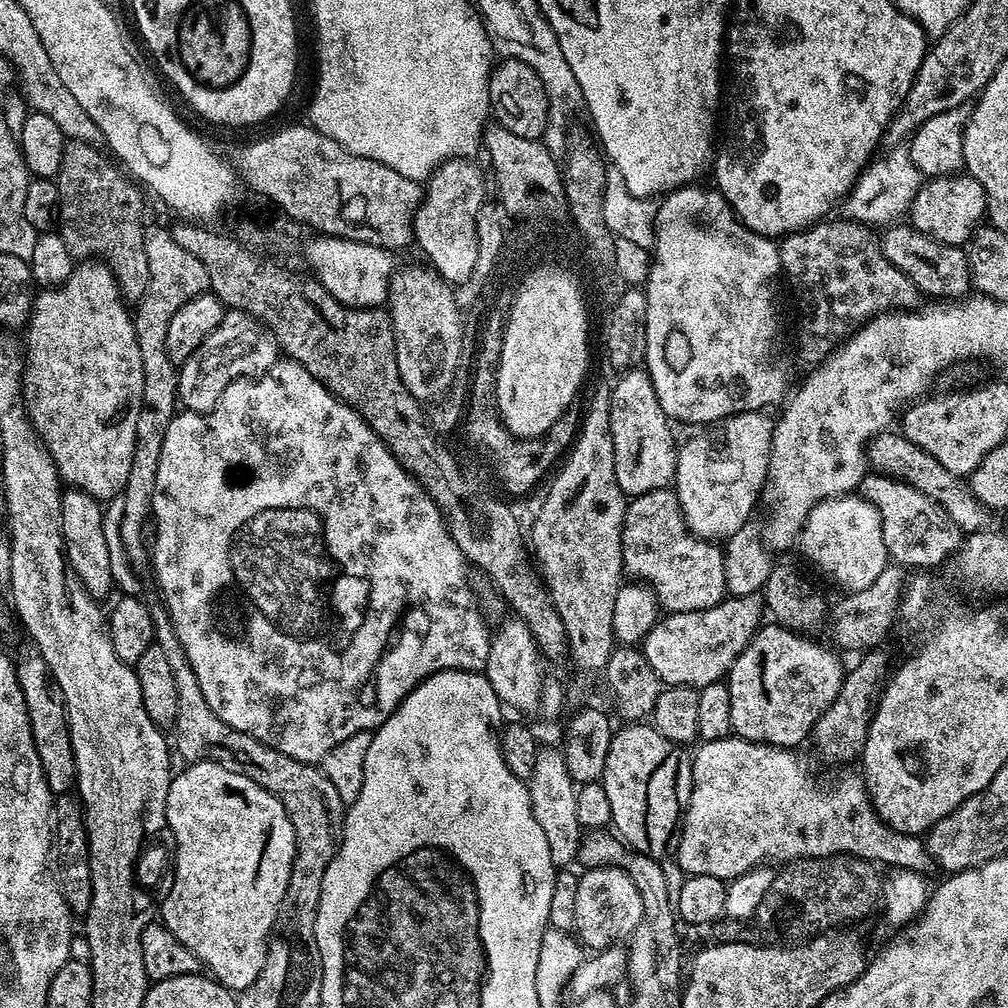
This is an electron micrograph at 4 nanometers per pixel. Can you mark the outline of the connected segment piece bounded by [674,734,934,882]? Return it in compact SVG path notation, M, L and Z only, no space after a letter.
M729 734L720 740L710 740L699 745L701 748L697 750L696 756L693 755L691 757L692 761L692 793L690 794L690 802L688 803L688 808L684 812L683 821L678 829L678 835L680 841L678 842L678 846L674 849L674 860L677 860L680 863L681 873L697 876L698 874L710 874L714 878L718 878L722 881L730 881L735 880L736 877L741 876L742 874L746 874L750 871L751 868L761 867L765 862L772 862L768 860L784 860L780 862L800 862L806 860L819 860L822 856L850 856L858 860L867 860L869 862L875 862L877 865L883 866L883 864L889 864L887 867L892 870L907 870L910 872L918 872L921 874L927 873L928 867L933 867L934 861L931 856L928 855L928 851L925 848L925 841L921 839L919 835L909 834L907 832L895 832L888 824L884 823L881 820L878 813L876 813L876 809L872 806L872 799L868 797L868 789L864 787L864 781L861 779L859 775L856 776L840 776L837 780L830 780L826 776L815 776L814 773L808 769L808 764L803 760L800 756L795 756L797 753L790 748L776 748L772 744L755 744L753 740L741 740L739 736L735 734Z

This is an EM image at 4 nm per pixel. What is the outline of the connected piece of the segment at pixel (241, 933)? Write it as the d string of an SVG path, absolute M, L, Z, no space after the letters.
M198 762L197 764L181 767L181 769L181 772L179 769L173 775L166 794L166 814L164 819L167 831L172 831L172 836L176 839L176 858L174 854L174 867L170 872L170 883L172 882L172 885L169 886L164 901L161 904L159 901L158 916L164 927L170 930L170 934L174 934L174 938L178 938L178 942L182 942L182 946L186 946L186 950L194 953L200 960L201 965L215 979L219 980L225 988L239 994L252 985L254 978L258 978L258 974L262 974L262 966L266 962L268 937L272 935L276 915L282 906L286 886L290 882L290 870L294 866L294 854L296 853L294 826L290 822L290 818L279 798L266 790L262 790L262 786L250 782L250 778L246 778L242 774L234 774L234 770L226 770L226 766L218 766L214 762Z

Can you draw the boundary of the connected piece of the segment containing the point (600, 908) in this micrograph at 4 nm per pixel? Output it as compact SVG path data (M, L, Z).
M590 868L580 876L574 932L585 949L608 948L631 937L642 918L642 898L639 897L638 887L622 869Z

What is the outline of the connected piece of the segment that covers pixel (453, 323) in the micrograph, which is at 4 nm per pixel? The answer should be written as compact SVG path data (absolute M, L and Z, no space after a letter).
M428 266L423 267L412 268L401 276L399 273L391 281L386 311L394 326L398 374L402 382L406 382L406 390L410 390L410 394L414 394L416 400L427 402L438 399L455 382L456 371L459 370L462 362L464 340L462 309L457 303L457 293L439 272Z

